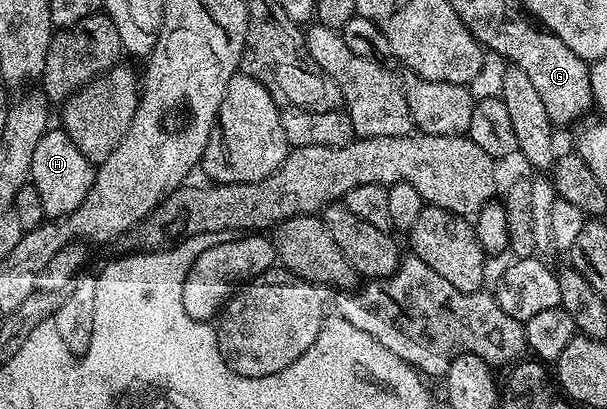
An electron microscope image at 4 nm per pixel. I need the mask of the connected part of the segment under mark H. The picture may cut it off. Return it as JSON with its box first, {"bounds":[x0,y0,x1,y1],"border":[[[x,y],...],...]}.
{"bounds":[29,127,97,218],"border":[[[60,127],[50,128],[39,139],[39,143],[35,143],[35,155],[31,155],[29,181],[35,187],[35,191],[39,191],[39,195],[43,199],[46,218],[69,217],[71,211],[75,211],[75,207],[79,207],[79,203],[83,203],[83,199],[87,199],[87,191],[91,191],[93,180],[96,178],[97,170],[94,162],[89,161],[87,155],[83,155],[83,151],[79,151],[79,147],[75,147],[75,143],[65,134],[64,129]]]}

